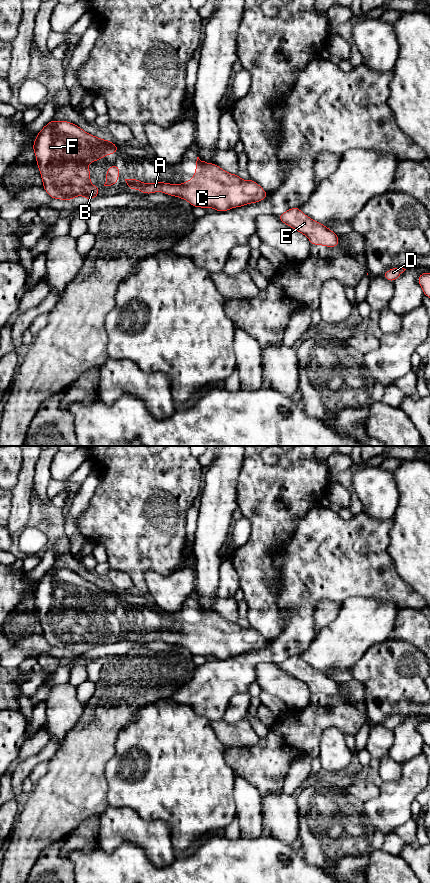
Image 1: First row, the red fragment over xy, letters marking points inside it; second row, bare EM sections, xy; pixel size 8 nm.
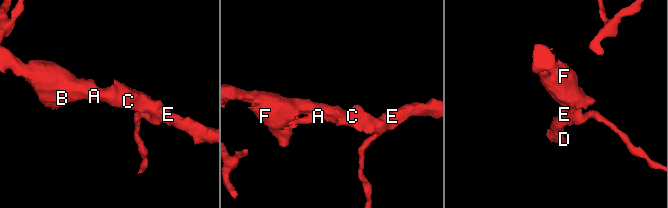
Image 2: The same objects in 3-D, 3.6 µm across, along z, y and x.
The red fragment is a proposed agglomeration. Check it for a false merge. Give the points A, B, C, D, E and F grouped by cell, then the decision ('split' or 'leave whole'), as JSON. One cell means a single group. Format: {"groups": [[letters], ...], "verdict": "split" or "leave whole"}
{"groups": [["A", "B", "C", "D", "E", "F"]], "verdict": "leave whole"}

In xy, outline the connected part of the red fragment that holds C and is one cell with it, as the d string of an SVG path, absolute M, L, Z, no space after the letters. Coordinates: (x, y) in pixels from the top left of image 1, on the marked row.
M199 157L194 177L182 184L143 183L138 178L125 181L129 189L139 189L144 194L163 192L188 201L192 207L213 208L219 212L258 203L268 195L254 180L243 180L238 174L226 172L215 163L209 164Z

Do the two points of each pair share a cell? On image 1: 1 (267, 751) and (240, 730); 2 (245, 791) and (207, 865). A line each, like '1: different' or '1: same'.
1: different
2: different

